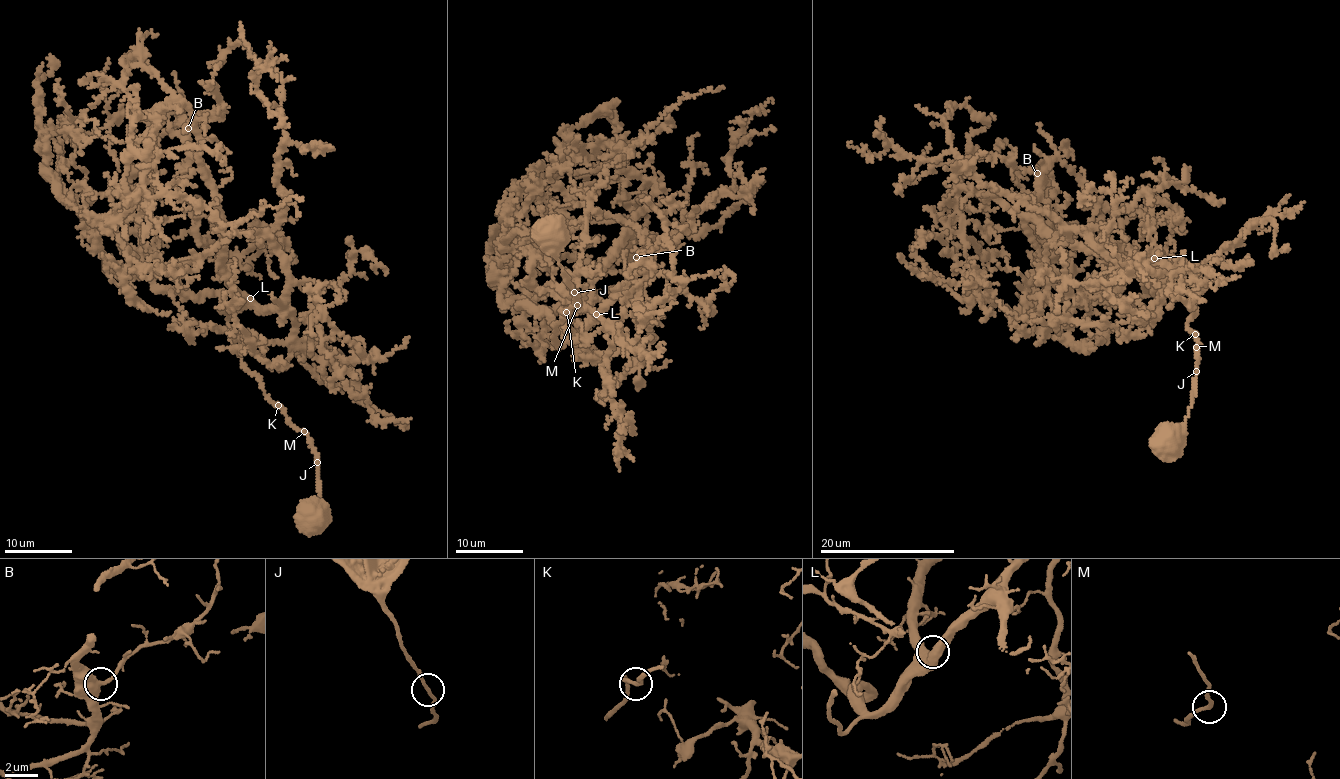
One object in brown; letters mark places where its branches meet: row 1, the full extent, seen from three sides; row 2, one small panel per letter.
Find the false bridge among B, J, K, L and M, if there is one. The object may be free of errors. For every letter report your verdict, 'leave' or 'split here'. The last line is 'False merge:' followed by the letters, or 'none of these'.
B: leave
J: leave
K: leave
L: leave
M: leave
False merge: none of these

